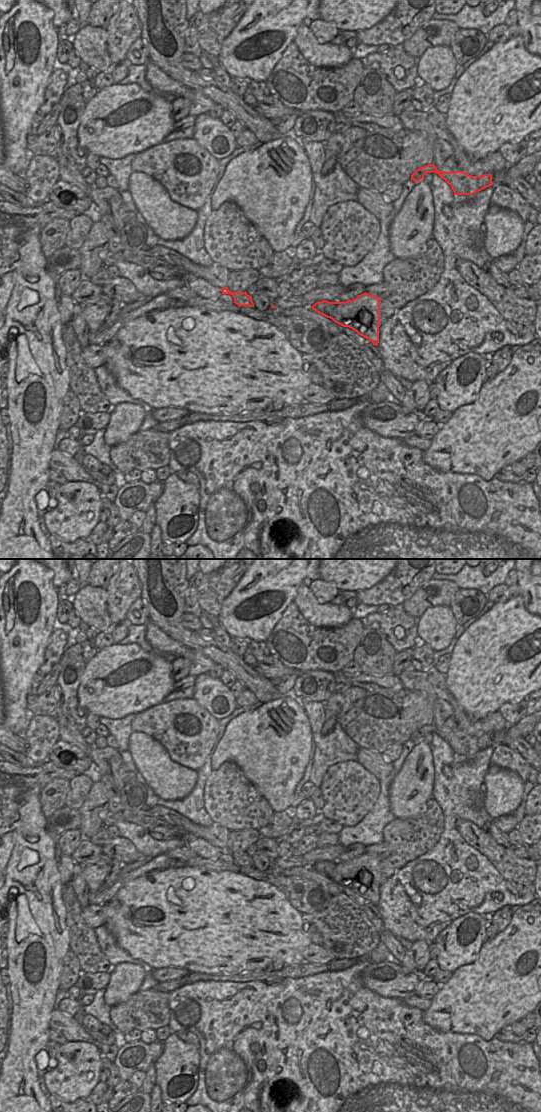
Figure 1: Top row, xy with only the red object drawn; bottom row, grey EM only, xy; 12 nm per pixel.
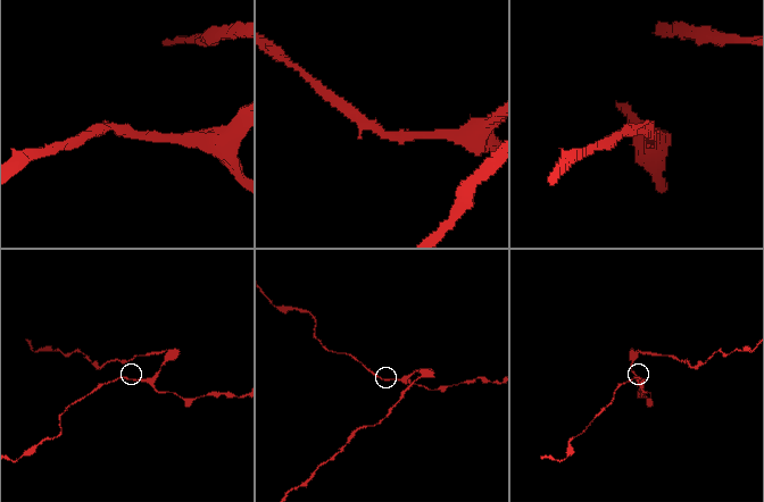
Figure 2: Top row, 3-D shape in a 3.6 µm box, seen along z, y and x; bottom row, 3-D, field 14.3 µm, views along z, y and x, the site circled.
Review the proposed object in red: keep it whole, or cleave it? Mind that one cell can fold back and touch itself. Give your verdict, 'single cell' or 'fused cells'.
fused cells

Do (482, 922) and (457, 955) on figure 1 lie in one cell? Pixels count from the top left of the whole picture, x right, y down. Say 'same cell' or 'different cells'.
same cell

